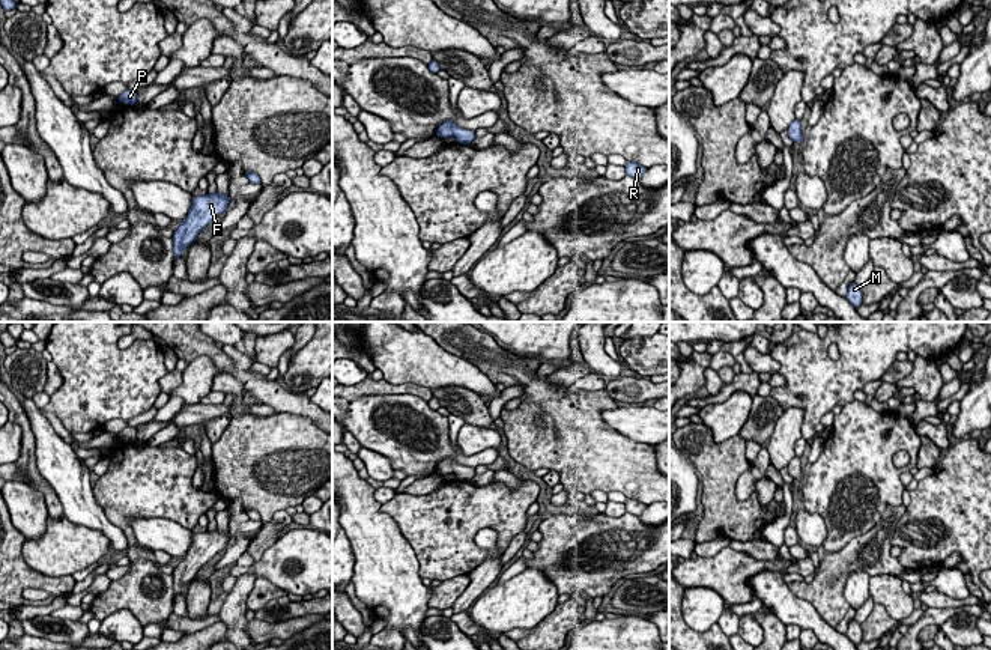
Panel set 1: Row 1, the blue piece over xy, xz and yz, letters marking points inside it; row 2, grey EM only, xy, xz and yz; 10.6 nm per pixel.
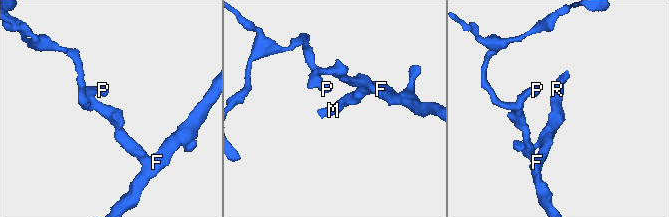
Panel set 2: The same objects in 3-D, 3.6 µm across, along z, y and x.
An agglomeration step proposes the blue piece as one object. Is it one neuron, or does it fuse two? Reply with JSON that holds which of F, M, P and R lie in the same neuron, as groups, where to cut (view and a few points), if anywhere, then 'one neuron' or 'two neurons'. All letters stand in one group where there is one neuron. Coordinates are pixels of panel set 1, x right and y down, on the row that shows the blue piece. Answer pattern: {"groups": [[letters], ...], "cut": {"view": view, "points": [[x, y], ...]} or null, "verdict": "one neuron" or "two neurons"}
{"groups": [["F", "M", "P", "R"]], "cut": null, "verdict": "one neuron"}

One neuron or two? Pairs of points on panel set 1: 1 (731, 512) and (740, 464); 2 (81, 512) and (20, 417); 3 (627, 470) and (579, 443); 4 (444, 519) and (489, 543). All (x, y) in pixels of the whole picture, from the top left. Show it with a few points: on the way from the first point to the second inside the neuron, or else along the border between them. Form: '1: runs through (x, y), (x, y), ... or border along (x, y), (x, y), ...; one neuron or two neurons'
1: runs through (727, 500), (728, 476); one neuron
2: border along (21, 407), (33, 438), (35, 465), (41, 474); two neurons
3: runs through (615, 464), (591, 455); one neuron
4: border along (495, 528), (475, 534), (486, 557), (469, 571); two neurons

